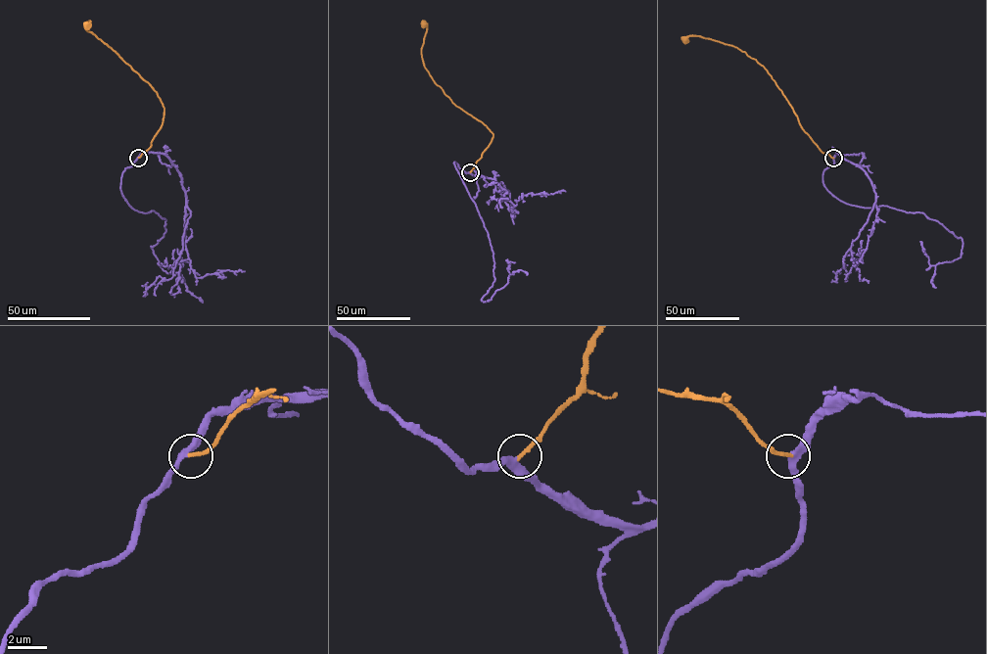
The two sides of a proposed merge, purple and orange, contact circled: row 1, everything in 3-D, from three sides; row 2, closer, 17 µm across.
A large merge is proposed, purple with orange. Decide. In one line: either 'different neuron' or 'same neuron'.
same neuron

